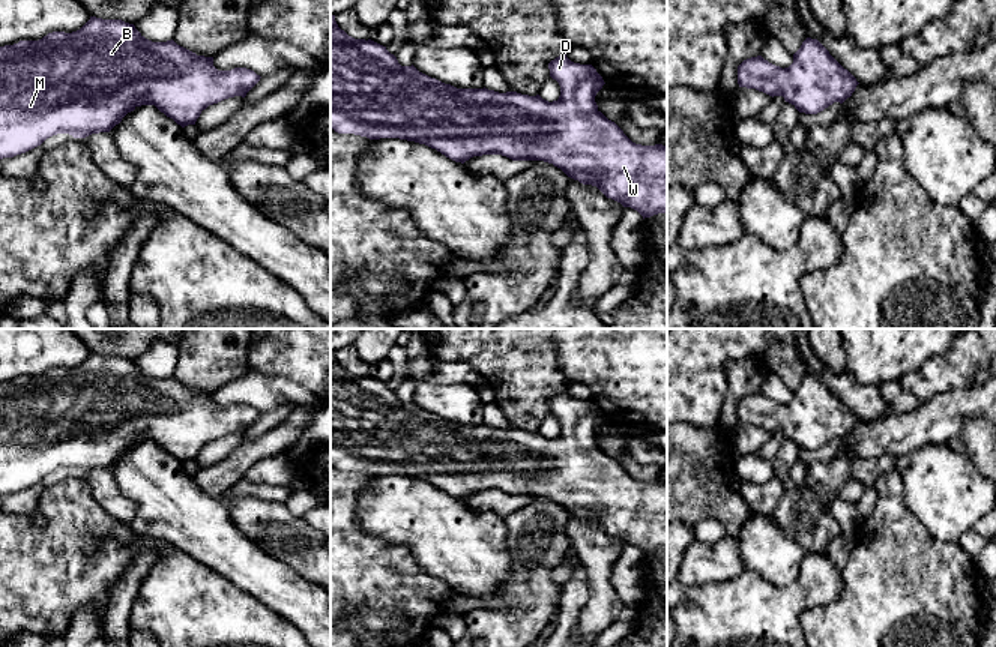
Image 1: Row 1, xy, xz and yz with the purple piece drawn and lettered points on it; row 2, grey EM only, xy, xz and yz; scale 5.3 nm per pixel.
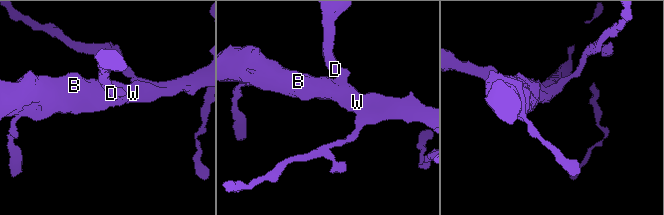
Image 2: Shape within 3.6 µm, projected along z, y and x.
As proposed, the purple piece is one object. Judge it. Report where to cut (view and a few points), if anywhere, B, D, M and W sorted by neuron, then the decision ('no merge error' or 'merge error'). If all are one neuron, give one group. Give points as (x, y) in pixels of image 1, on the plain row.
no cut; B D M W; no merge error

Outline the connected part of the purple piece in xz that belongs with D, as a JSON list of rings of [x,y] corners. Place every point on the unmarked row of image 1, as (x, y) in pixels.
[[[330,351],[330,465],[370,476],[400,474],[436,485],[446,494],[464,500],[473,492],[502,491],[512,497],[544,497],[560,504],[583,521],[596,522],[607,534],[637,546],[643,555],[667,548],[667,482],[632,479],[608,456],[595,438],[605,420],[592,401],[571,398],[562,390],[548,399],[550,413],[560,422],[557,437],[517,428],[457,425],[419,408],[413,401],[401,402],[386,383],[368,375],[355,375],[341,366]]]

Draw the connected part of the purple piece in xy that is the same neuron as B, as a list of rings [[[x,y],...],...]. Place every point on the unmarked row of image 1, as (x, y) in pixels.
[[[90,356],[77,368],[53,368],[39,377],[0,383],[0,495],[41,482],[57,470],[86,474],[110,468],[141,441],[155,441],[182,464],[195,461],[201,447],[242,432],[260,417],[246,404],[218,407],[213,393],[197,392],[173,375],[152,378],[122,356]]]

